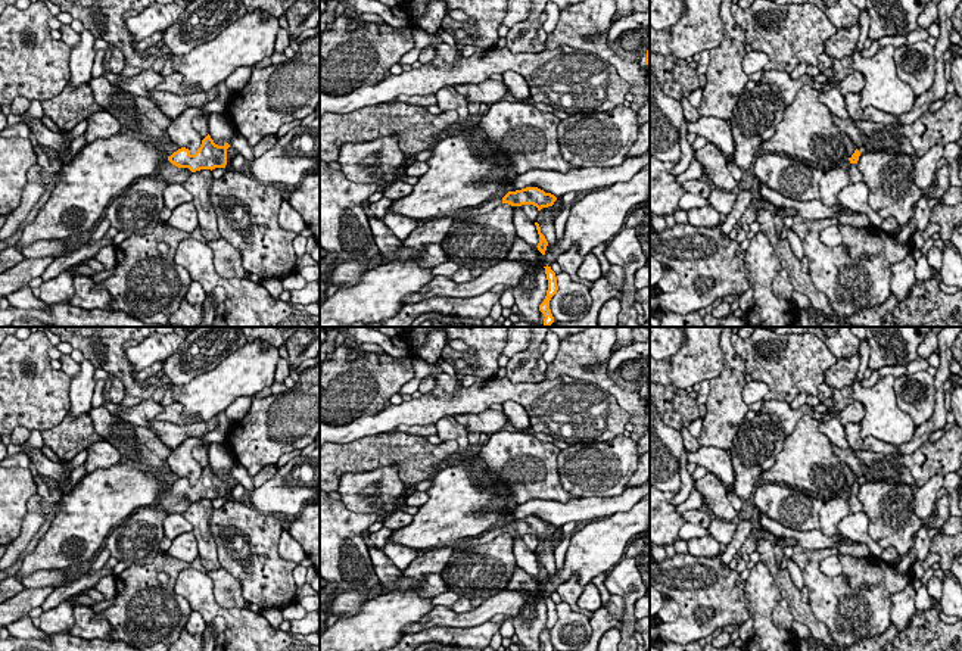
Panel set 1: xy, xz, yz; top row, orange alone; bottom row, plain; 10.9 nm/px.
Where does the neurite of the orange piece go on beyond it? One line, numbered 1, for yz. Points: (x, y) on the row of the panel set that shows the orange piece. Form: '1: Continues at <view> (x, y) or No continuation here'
1: Continues at yz (855, 174)

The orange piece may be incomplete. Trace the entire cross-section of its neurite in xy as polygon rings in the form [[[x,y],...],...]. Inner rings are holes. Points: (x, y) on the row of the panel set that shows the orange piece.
[[[208,134],[194,155],[181,147],[171,156],[164,156],[158,171],[153,175],[164,178],[166,183],[184,184],[196,171],[225,168],[228,143],[218,146]]]

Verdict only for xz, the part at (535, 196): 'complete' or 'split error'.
split error

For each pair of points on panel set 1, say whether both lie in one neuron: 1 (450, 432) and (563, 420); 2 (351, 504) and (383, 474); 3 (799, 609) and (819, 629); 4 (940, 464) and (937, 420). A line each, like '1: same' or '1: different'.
1: different
2: same
3: same
4: different

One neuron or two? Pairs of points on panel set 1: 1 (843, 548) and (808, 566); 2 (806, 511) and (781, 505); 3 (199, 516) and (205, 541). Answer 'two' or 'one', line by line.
1: two
2: one
3: one

